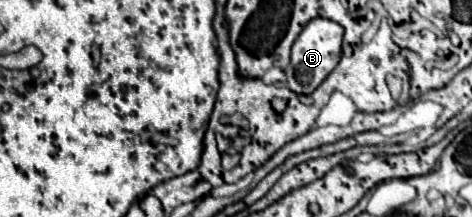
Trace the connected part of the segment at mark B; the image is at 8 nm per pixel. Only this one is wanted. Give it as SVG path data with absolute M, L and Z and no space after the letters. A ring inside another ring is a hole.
M314 18L312 22L308 22L302 30L302 34L298 36L298 40L292 46L292 60L288 64L288 68L284 70L288 76L288 88L296 94L312 94L324 80L326 76L336 68L338 60L340 60L340 46L342 46L342 26L326 20L326 18Z

